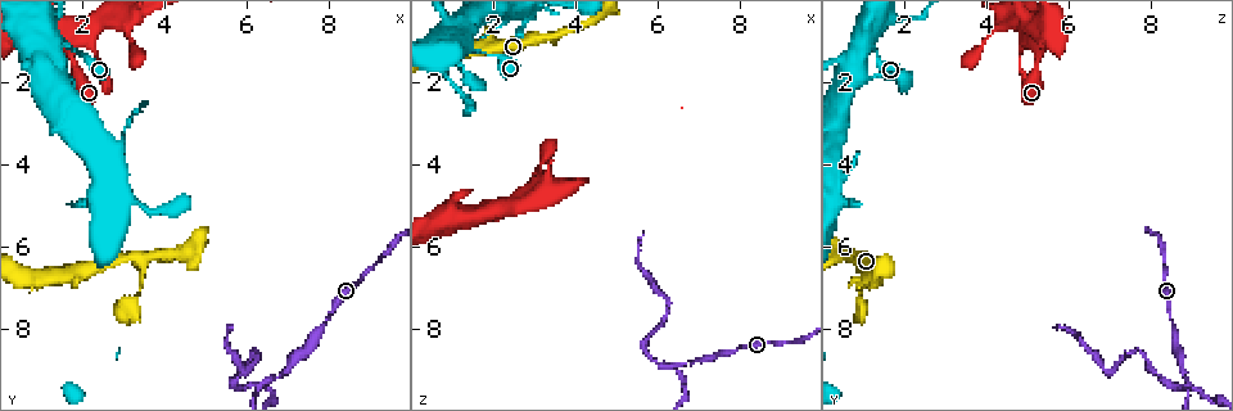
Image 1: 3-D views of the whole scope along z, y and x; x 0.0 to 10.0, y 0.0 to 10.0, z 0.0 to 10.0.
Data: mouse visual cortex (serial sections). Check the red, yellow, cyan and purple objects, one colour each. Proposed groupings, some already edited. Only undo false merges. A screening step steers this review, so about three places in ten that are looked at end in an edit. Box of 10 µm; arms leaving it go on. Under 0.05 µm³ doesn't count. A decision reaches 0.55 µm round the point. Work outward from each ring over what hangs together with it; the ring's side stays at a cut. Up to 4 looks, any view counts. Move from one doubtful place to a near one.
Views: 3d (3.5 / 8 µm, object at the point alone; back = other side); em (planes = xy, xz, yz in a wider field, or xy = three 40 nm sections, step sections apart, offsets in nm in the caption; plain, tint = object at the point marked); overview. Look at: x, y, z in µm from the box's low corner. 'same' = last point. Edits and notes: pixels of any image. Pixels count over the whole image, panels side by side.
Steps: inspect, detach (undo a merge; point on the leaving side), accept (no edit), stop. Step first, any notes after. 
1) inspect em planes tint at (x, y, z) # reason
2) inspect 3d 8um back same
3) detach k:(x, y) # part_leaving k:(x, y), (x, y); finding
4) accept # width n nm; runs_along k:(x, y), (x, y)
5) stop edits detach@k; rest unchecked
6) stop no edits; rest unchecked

inspect 3d 8um at (3.50, 7.05, 1.00) # sudden change in width

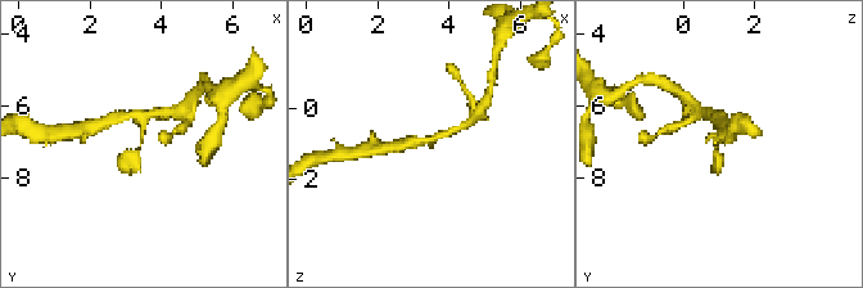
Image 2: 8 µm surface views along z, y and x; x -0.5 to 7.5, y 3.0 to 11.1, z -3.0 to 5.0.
inspect em xy step 1 tint same # need the tissue

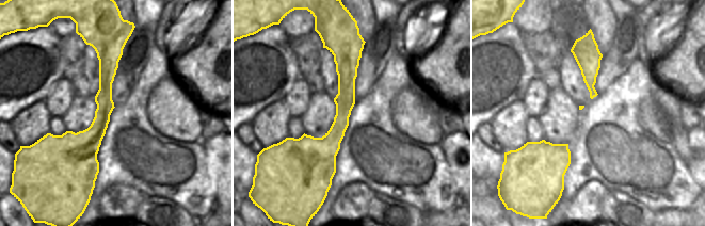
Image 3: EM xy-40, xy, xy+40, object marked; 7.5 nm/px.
accept # width 160 nm; runs_along 2:(715, 115), (719, 131), (718, 174); continuous, no second cell

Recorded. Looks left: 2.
inspect 3d 3.5um at (6.35, 9.30, 9.00) # thick turns thin

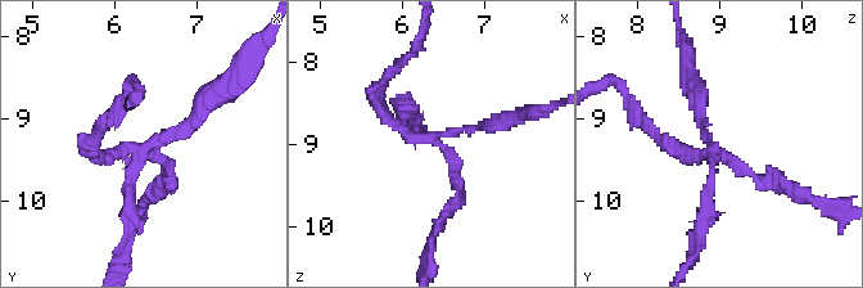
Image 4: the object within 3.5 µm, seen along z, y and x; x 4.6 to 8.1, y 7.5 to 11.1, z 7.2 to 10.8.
inspect em planes tint at (6.35, 9.40, 8.95) # need the tissue

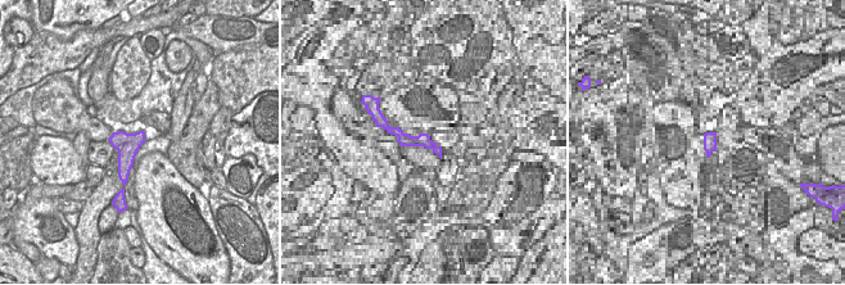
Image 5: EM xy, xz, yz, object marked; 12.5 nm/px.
detach 4:(382, 108) # part_leaving 4:(424, 139), (376, 103), (405, 59); a second cell is stuck on

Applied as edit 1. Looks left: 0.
stop edits detach@4; rest unchecked

